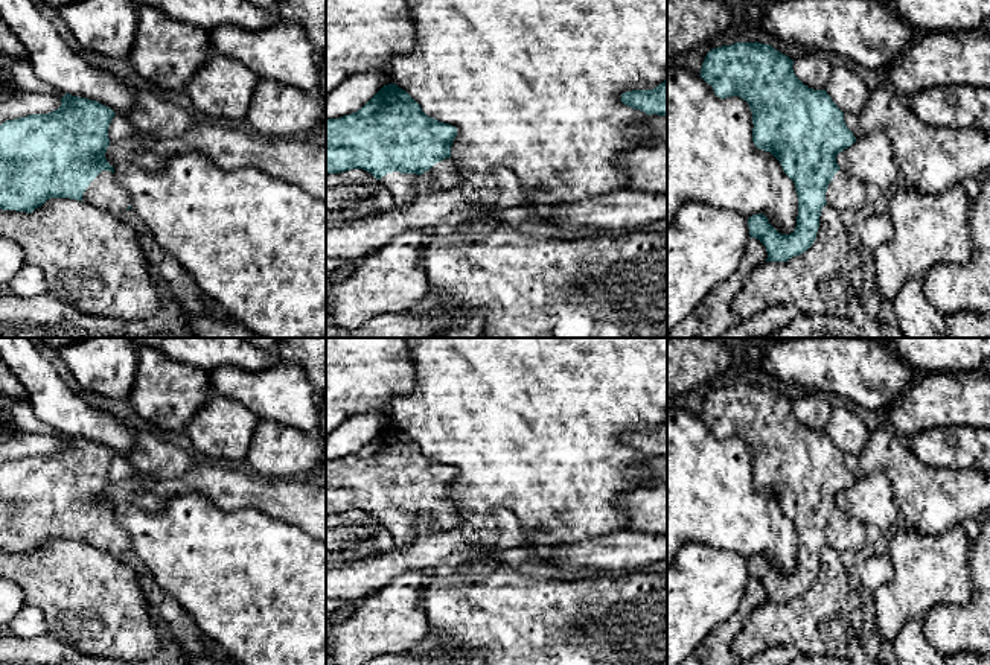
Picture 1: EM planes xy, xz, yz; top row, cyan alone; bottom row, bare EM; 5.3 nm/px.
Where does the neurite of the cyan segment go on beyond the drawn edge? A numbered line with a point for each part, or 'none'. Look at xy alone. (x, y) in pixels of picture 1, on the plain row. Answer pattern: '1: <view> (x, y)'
1: xy (104, 533)

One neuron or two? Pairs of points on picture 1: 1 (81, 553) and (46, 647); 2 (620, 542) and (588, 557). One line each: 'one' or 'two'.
1: two
2: one

